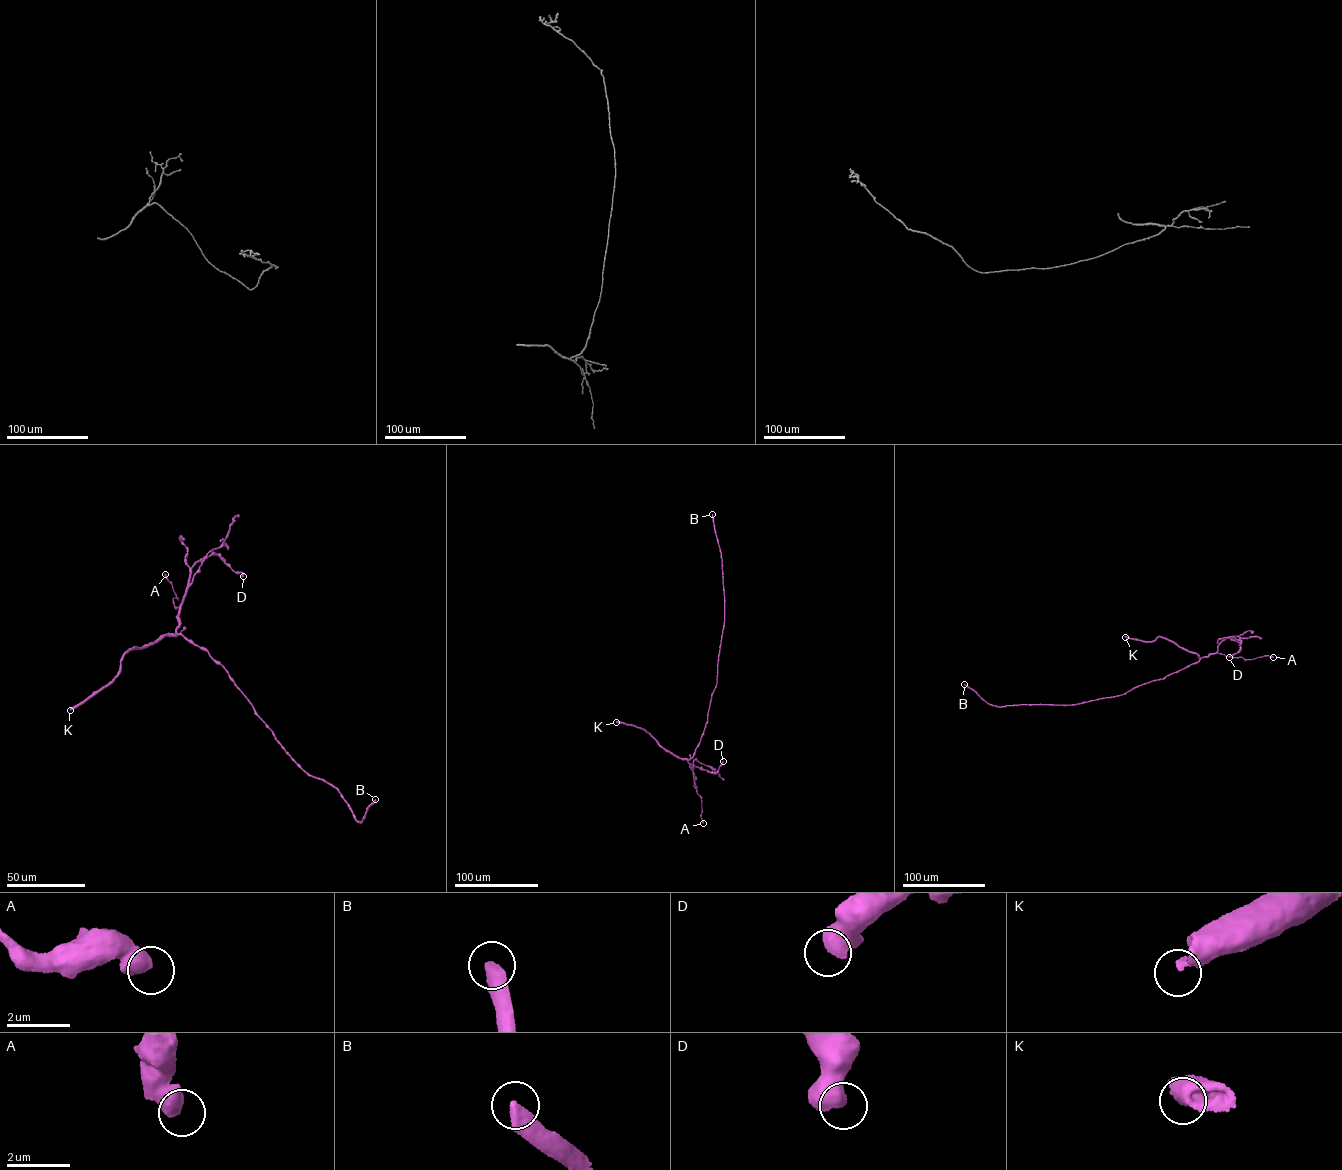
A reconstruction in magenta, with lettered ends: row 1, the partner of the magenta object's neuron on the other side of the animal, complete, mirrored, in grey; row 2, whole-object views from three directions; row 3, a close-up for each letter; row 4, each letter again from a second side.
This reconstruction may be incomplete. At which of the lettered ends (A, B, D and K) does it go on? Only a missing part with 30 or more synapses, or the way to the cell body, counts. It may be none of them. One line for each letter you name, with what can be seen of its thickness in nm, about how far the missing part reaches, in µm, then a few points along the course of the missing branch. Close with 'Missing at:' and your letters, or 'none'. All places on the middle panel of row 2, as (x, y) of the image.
B: Thickness 440 nm. Missing length about 180 µm
Missing at: B

